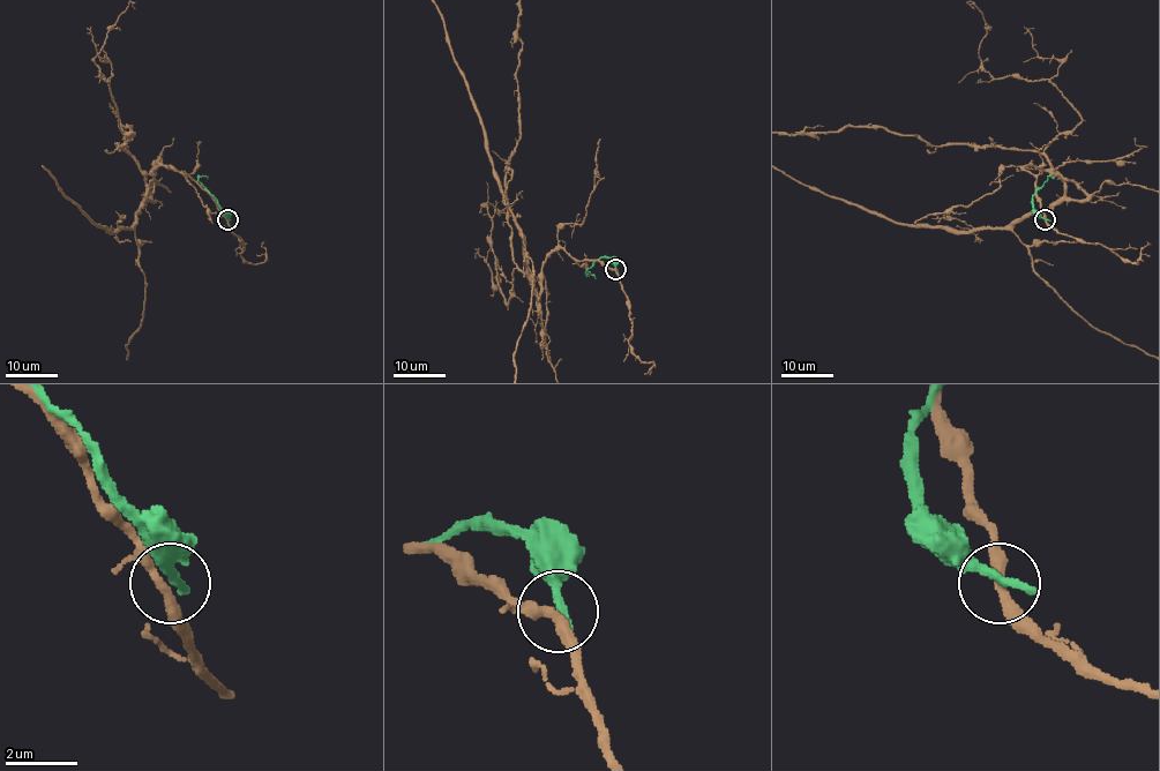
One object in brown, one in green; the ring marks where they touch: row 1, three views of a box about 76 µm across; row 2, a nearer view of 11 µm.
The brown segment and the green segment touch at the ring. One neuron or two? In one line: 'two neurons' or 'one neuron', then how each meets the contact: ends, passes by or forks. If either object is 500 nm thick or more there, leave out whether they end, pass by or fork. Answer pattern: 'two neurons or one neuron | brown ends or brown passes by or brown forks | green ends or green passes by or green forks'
two neurons | brown passes by | green ends

